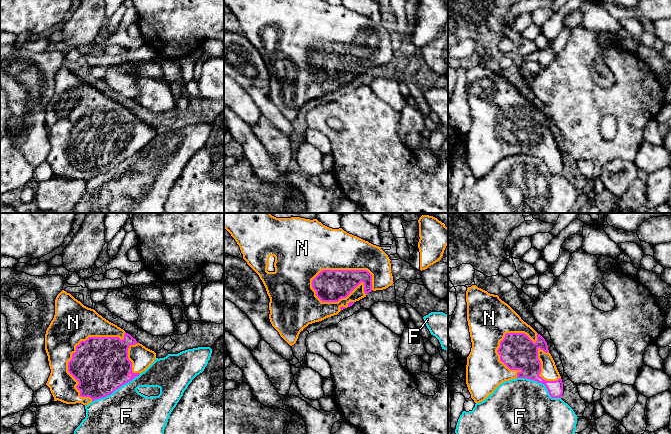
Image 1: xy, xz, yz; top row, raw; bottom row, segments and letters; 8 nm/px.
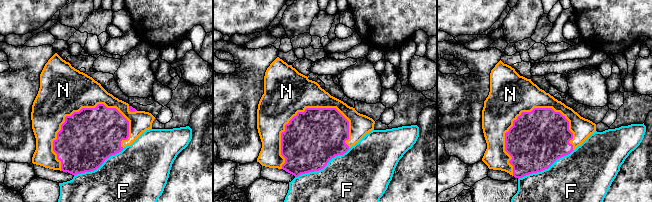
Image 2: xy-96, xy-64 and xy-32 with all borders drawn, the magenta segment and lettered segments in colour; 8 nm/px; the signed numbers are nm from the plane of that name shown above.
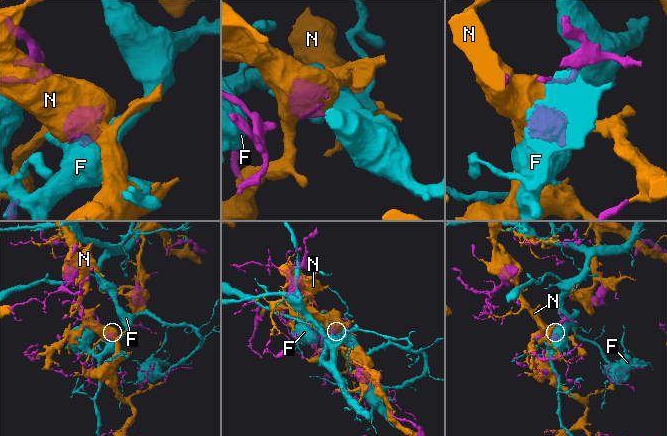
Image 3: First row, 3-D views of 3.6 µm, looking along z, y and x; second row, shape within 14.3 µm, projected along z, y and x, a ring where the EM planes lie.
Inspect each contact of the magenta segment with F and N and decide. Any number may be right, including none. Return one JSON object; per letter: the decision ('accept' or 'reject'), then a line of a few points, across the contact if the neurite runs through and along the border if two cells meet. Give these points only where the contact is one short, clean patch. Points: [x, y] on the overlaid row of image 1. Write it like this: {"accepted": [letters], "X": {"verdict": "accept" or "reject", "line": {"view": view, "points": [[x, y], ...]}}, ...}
{"accepted": ["N"], "F": {"verdict": "reject"}, "N": {"verdict": "accept"}}

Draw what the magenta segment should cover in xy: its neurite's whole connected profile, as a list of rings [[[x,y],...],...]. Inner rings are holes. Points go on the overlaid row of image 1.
[[[64,290],[55,299],[55,315],[46,330],[45,350],[51,369],[46,385],[50,388],[54,401],[58,400],[66,404],[81,403],[85,406],[112,394],[122,385],[139,376],[156,359],[154,351],[138,343],[130,334],[103,318],[94,309],[84,306]]]

